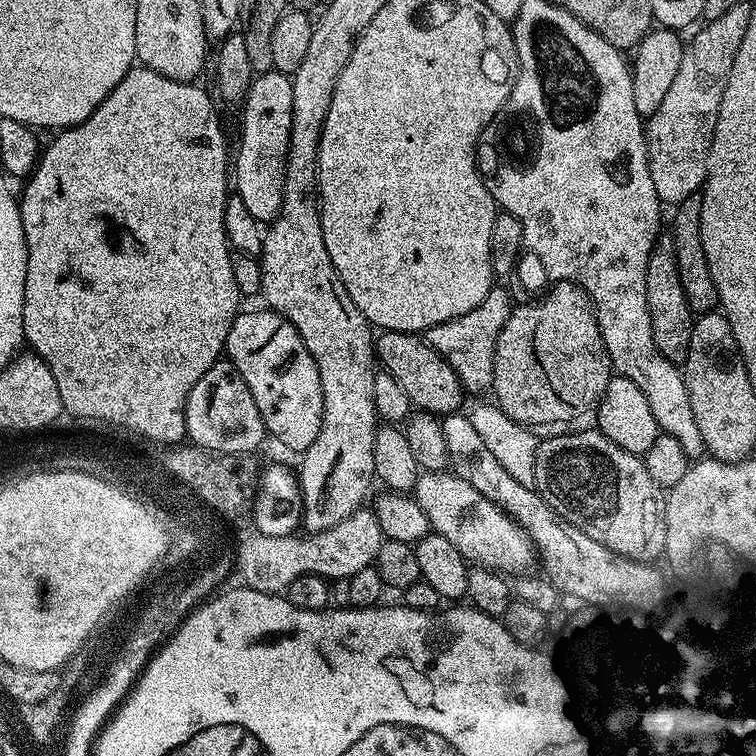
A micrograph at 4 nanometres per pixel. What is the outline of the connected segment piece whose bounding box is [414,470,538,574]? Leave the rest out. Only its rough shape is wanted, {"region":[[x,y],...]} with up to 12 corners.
{"region":[[451,471],[414,498],[469,565],[524,574],[526,530]]}

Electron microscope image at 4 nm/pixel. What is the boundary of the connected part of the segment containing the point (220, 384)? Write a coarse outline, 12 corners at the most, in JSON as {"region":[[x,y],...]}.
{"region":[[231,360],[194,384],[184,431],[212,452],[266,440],[258,402]]}

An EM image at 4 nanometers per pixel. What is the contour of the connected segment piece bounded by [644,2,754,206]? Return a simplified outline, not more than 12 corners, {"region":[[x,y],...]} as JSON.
{"region":[[754,8],[697,27],[644,141],[655,192],[703,187]]}

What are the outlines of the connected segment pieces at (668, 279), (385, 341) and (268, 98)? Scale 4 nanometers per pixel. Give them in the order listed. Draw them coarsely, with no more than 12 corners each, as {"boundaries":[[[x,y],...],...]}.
{"boundaries":[[[664,238],[646,268],[654,342],[670,363],[690,354],[694,313]],[[381,331],[374,352],[417,409],[456,414],[460,376],[423,335]],[[259,73],[242,101],[234,192],[259,222],[282,206],[291,75]]]}

